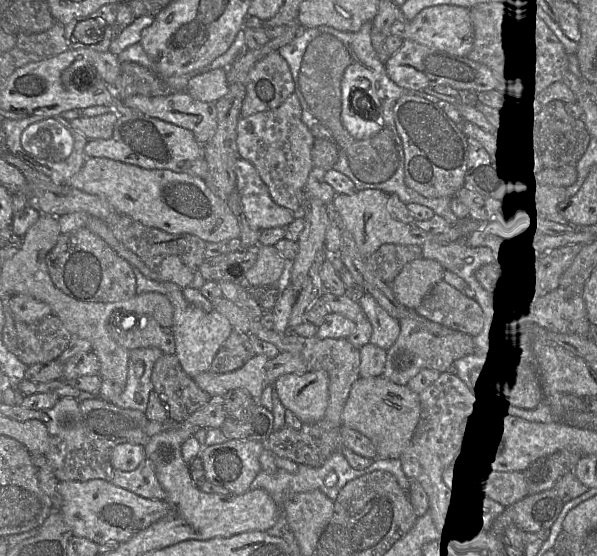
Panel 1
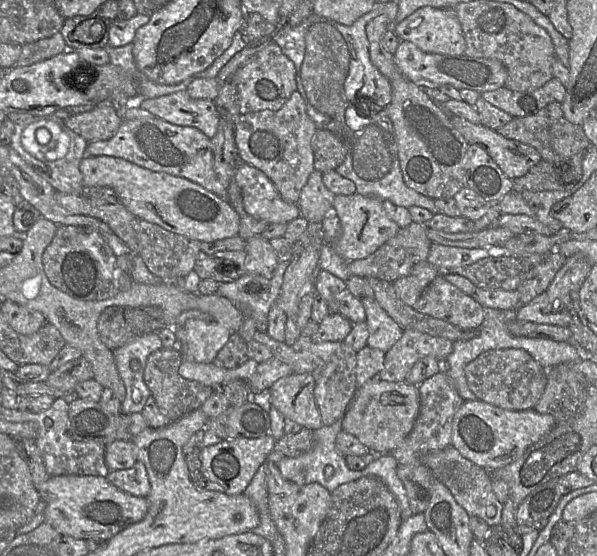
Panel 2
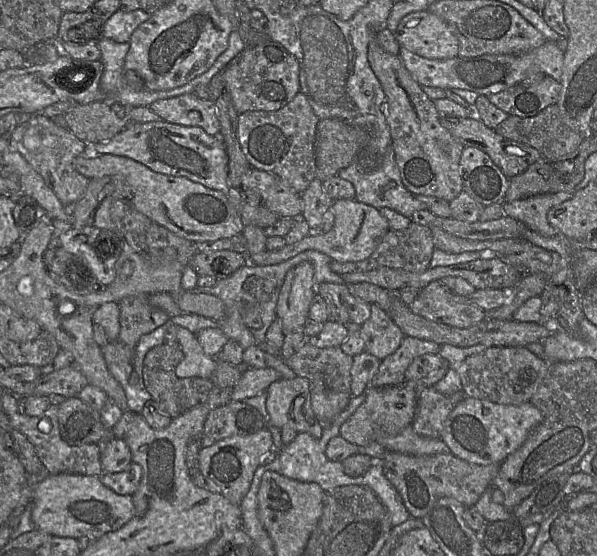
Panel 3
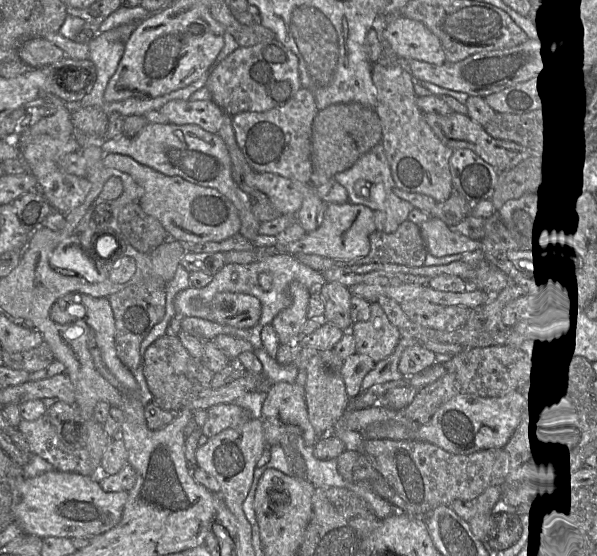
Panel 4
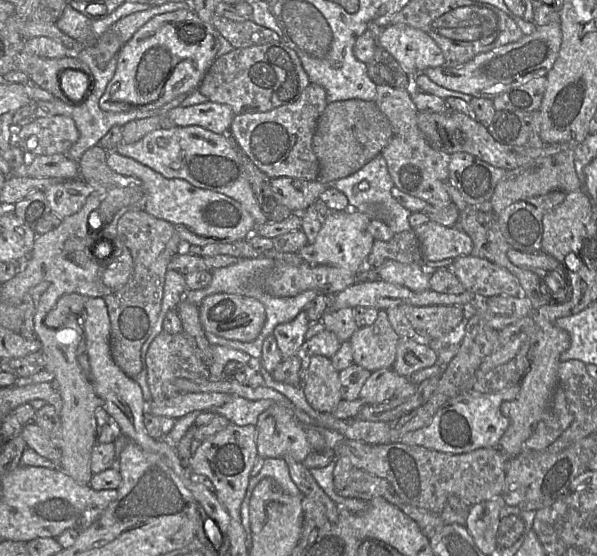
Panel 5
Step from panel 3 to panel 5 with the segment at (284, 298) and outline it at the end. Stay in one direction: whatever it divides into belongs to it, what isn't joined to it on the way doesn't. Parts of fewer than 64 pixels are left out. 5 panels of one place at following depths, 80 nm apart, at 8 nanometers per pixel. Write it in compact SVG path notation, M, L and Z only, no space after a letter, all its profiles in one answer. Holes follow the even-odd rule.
M302 310L291 321L275 326L273 336L282 358L285 359L300 353L300 347L305 341L308 322L306 311Z

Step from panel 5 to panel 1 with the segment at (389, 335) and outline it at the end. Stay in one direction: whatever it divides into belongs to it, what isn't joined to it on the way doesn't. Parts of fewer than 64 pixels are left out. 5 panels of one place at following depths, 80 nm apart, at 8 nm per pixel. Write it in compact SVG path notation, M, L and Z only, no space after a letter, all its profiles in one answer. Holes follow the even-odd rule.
M362 292L356 298L372 325L370 343L388 350L400 334L399 320L390 316L369 293Z

